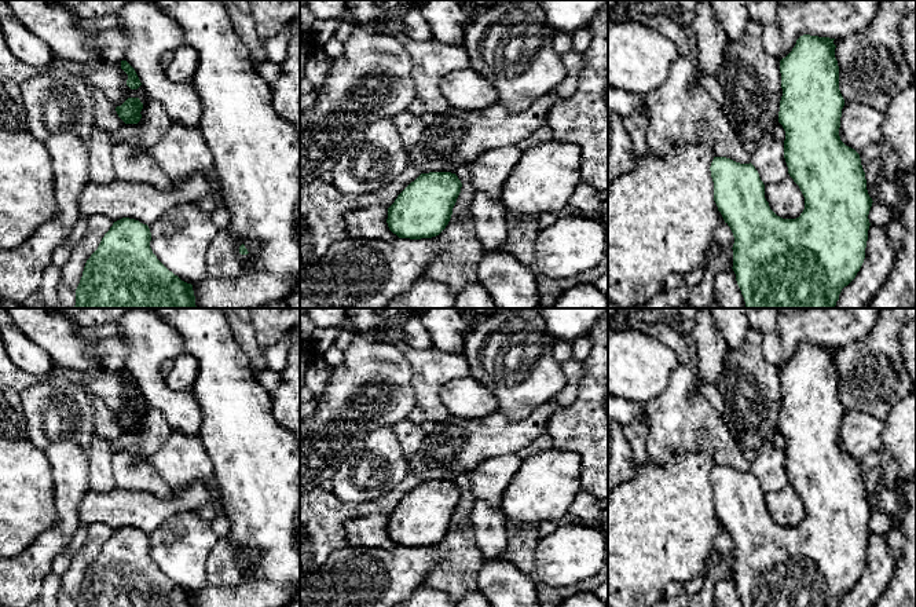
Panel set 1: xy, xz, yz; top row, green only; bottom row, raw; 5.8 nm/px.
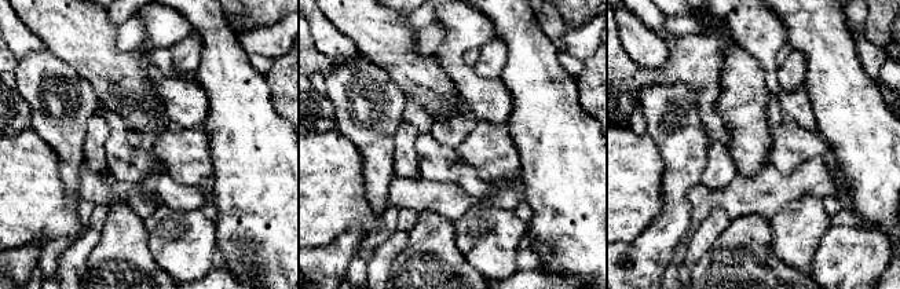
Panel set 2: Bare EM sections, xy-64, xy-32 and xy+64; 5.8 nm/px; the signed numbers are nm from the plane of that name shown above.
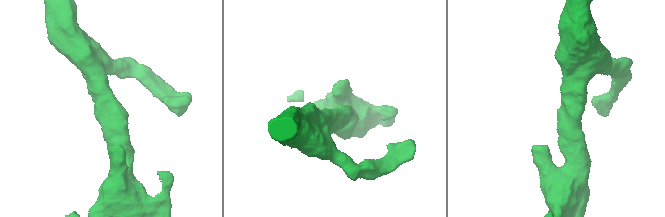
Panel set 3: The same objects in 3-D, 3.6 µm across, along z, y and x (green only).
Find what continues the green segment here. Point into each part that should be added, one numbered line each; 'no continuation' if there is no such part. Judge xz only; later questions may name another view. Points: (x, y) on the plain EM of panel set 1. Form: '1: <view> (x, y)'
no continuation

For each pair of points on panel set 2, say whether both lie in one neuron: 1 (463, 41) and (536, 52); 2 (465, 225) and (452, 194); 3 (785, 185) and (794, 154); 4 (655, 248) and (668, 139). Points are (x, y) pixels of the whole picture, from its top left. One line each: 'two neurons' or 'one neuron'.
1: two neurons
2: two neurons
3: two neurons
4: one neuron

